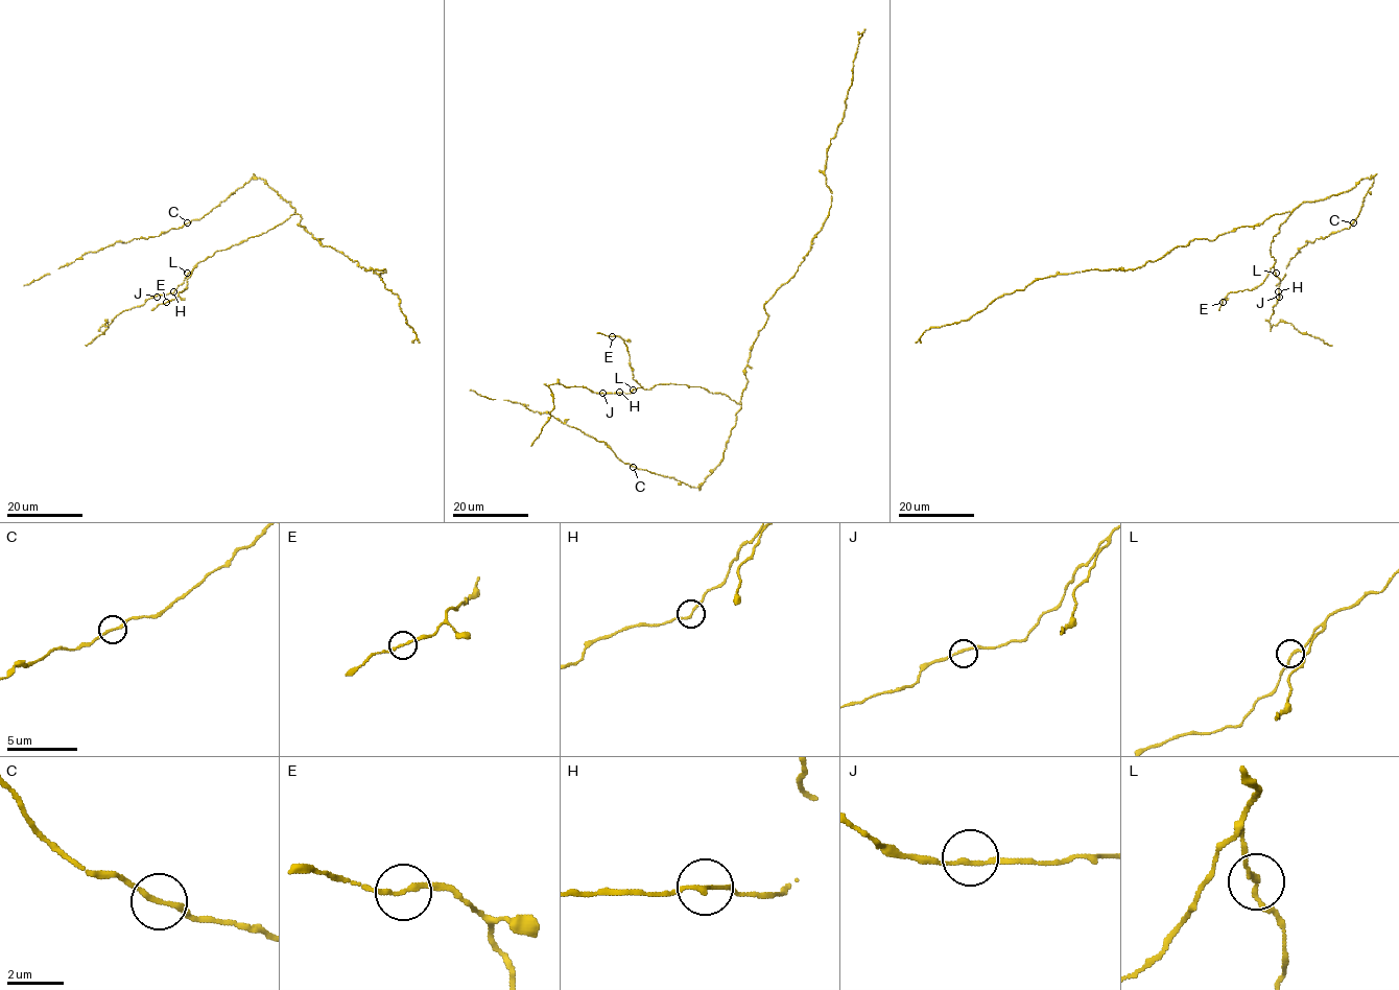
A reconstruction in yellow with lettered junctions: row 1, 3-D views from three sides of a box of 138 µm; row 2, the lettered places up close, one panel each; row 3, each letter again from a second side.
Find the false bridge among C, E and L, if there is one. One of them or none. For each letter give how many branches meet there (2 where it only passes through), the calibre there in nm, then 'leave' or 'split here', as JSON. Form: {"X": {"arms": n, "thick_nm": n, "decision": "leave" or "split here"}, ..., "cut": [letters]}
{"C": {"arms": 2, "thick_nm": 160, "decision": "leave"}, "E": {"arms": 2, "thick_nm": 160, "decision": "leave"}, "L": {"arms": 2, "thick_nm": 160, "decision": "leave"}, "cut": []}

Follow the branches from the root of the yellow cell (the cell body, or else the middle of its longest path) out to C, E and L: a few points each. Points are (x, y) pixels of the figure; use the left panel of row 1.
C: (300, 221), (302, 217), (290, 202), (261, 179), (252, 179), (200, 218), (187, 222)
E: (300, 221), (302, 217), (294, 212), (265, 233), (217, 251), (197, 264), (185, 289), (166, 302)
L: (300, 221), (302, 217), (294, 212), (265, 233), (217, 251), (187, 274)

